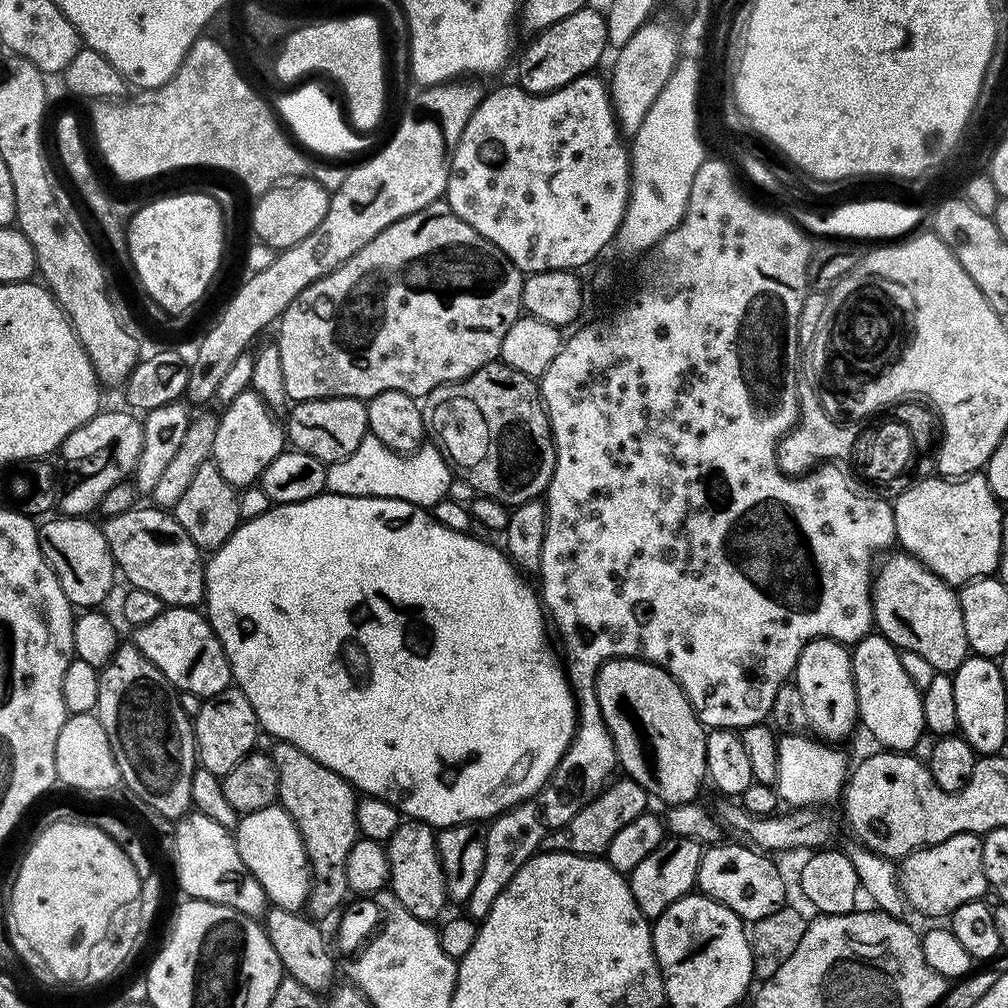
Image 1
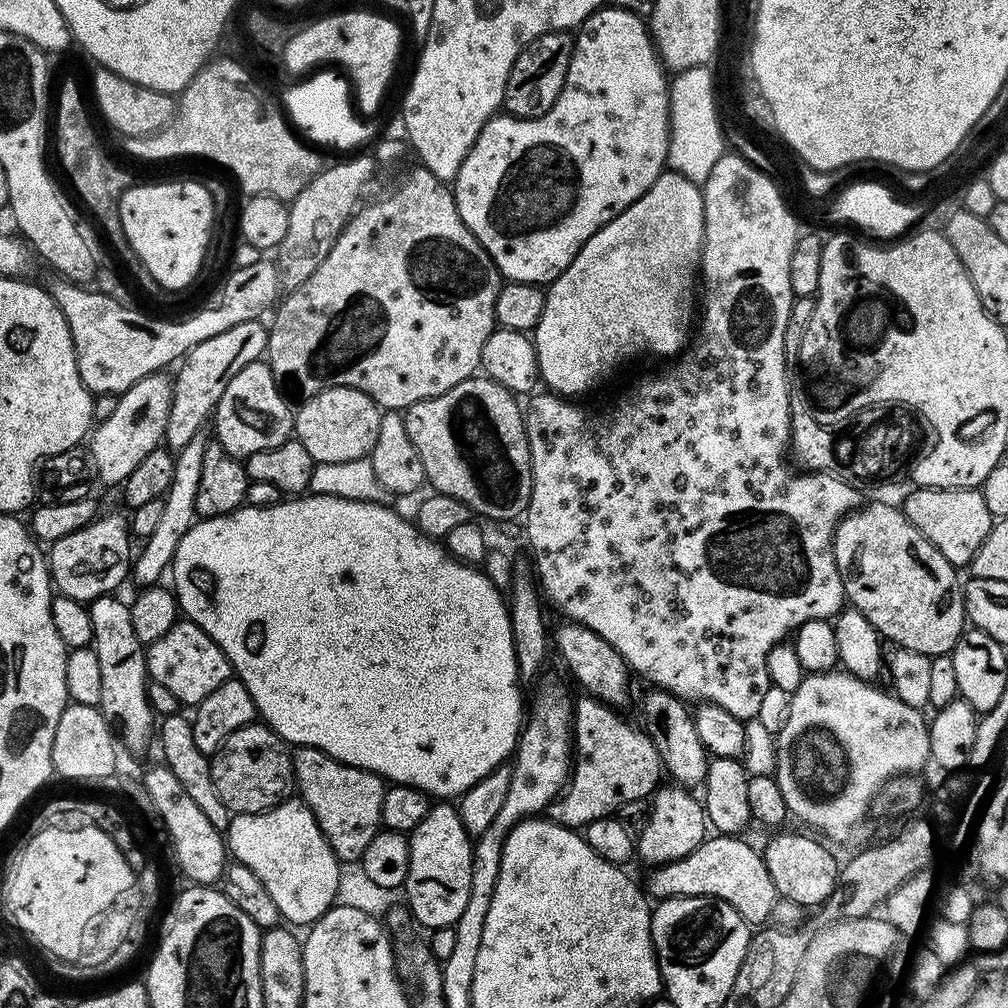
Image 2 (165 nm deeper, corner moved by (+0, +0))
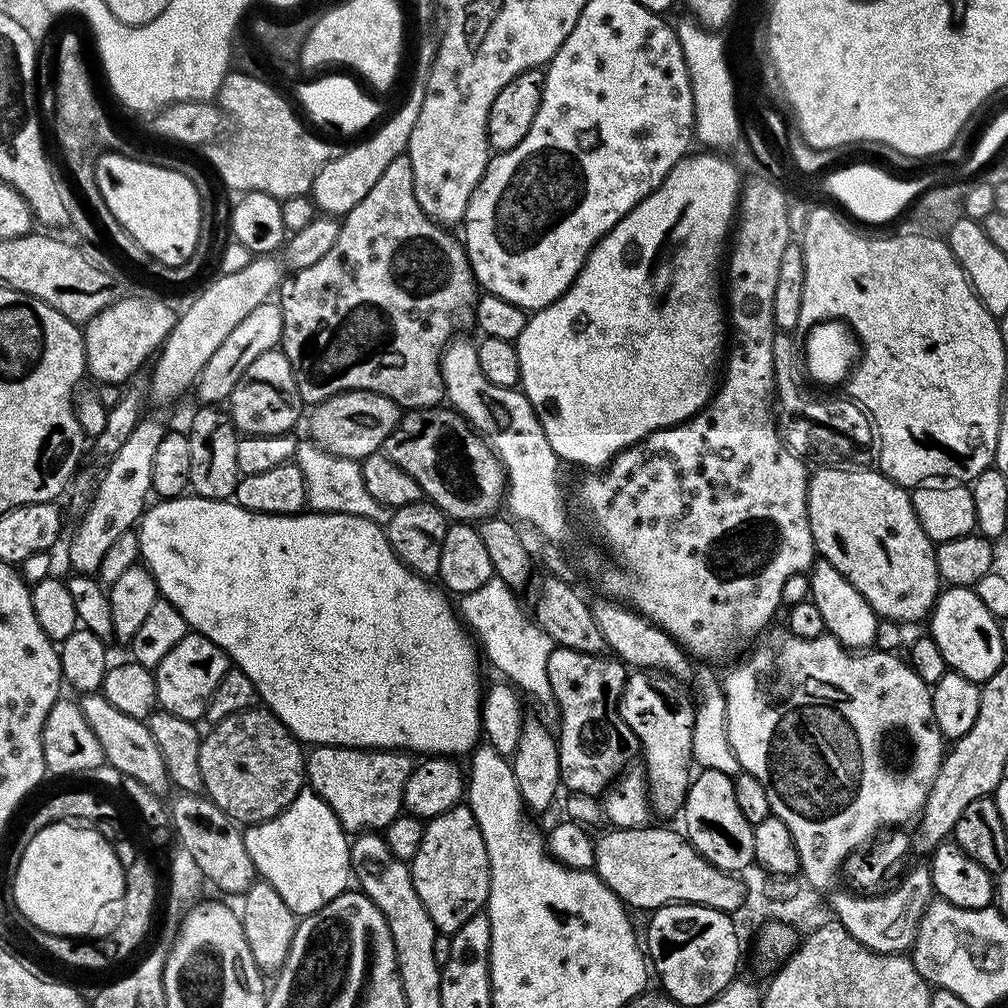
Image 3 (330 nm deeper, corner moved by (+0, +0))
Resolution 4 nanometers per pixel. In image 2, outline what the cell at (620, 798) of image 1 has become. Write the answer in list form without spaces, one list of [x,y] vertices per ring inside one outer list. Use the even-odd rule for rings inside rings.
[[[581,695],[580,701],[572,704],[572,775],[569,776],[563,792],[548,805],[546,812],[555,824],[561,824],[573,830],[582,830],[598,818],[619,813],[626,802],[647,801],[656,790],[662,777],[660,755],[648,733],[636,728],[628,720],[620,717],[621,713],[611,704],[595,700],[593,696]]]

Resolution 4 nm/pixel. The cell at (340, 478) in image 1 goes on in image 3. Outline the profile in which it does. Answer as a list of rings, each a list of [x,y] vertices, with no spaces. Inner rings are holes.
[[[304,438],[297,443],[294,463],[302,470],[308,495],[306,504],[311,511],[345,512],[377,522],[385,519],[385,509],[374,498],[370,498],[370,490],[366,490],[360,469],[361,461],[330,454],[312,443],[311,439]]]

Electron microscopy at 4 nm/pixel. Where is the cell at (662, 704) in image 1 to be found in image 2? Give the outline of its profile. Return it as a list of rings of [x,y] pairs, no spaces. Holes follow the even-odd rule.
[[[560,622],[556,632],[554,628],[554,652],[568,663],[568,672],[584,687],[583,691],[595,700],[601,700],[604,704],[611,704],[613,708],[623,709],[623,704],[628,700],[628,676],[630,669],[628,664],[594,630],[590,630],[581,624]]]

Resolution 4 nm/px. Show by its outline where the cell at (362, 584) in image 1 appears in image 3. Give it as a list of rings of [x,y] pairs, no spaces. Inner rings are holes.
[[[185,494],[182,496],[174,496],[171,498],[161,499],[160,504],[153,503],[141,515],[138,521],[138,529],[140,528],[140,540],[138,539],[138,556],[146,565],[147,569],[152,573],[159,588],[159,595],[165,600],[169,600],[172,605],[182,614],[182,618],[186,618],[189,629],[200,633],[201,636],[210,638],[210,642],[214,642],[222,651],[228,655],[229,661],[235,667],[240,668],[246,674],[246,678],[250,678],[250,682],[254,682],[257,697],[266,705],[268,711],[275,714],[287,728],[292,731],[293,736],[297,740],[308,746],[319,746],[322,744],[336,744],[340,748],[371,748],[373,750],[403,750],[408,754],[417,754],[416,752],[424,752],[428,756],[450,756],[459,757],[459,752],[465,754],[471,753],[477,747],[478,741],[482,736],[482,725],[480,722],[480,705],[482,703],[482,684],[480,688],[480,668],[476,665],[476,656],[478,660],[478,648],[474,643],[473,637],[466,631],[465,625],[458,619],[454,608],[448,605],[449,597],[435,583],[429,582],[425,577],[416,575],[412,569],[406,567],[398,557],[396,552],[388,544],[388,538],[385,529],[379,523],[365,516],[355,516],[354,514],[346,514],[345,512],[313,512],[305,510],[294,516],[271,516],[265,512],[248,512],[240,504],[232,500],[211,500],[210,498],[202,498],[195,494]]]

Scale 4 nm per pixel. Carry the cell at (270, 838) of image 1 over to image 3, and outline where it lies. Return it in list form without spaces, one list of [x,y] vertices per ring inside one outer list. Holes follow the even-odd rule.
[[[301,788],[283,812],[261,824],[247,825],[243,833],[257,877],[274,886],[282,894],[282,902],[297,917],[316,912],[349,887],[352,876],[349,833],[338,822],[334,810],[311,788]]]

